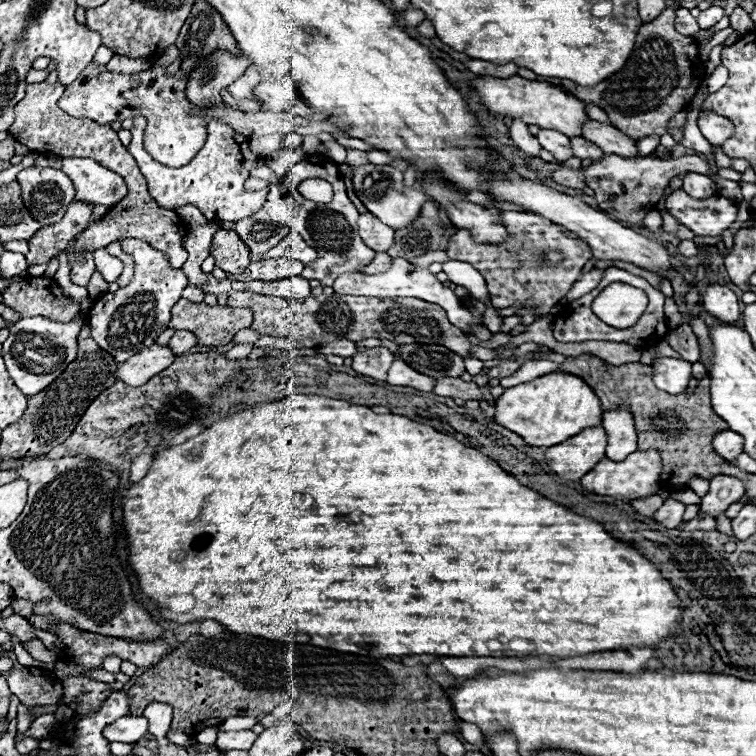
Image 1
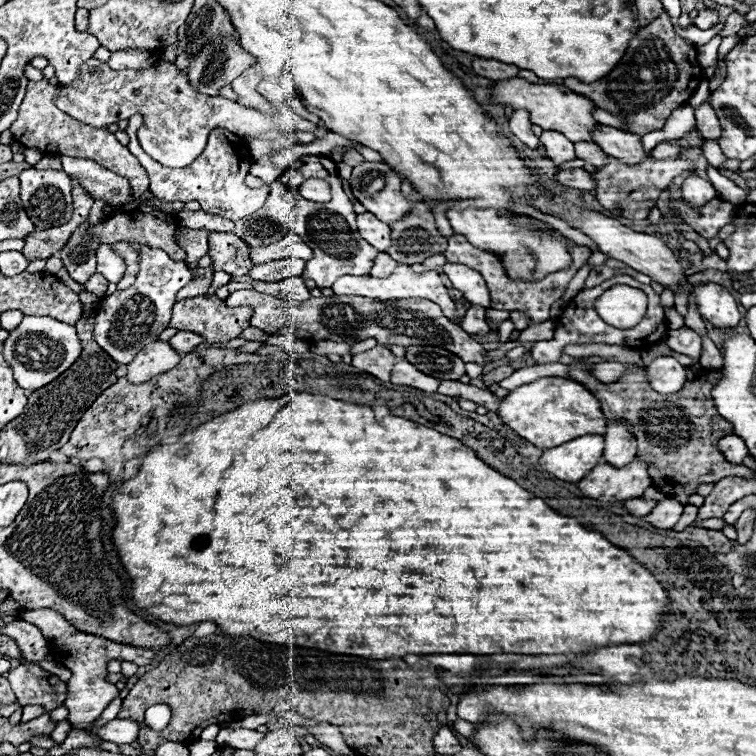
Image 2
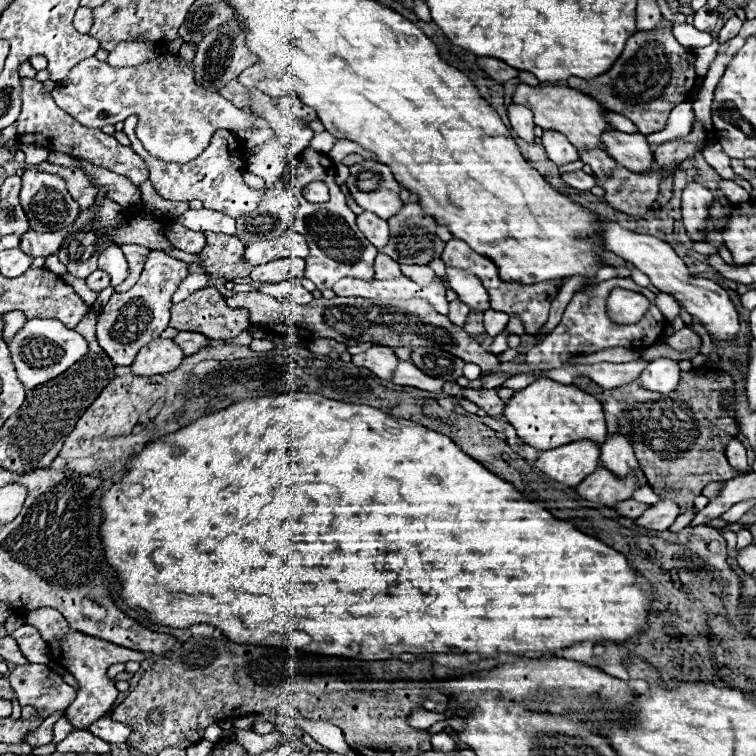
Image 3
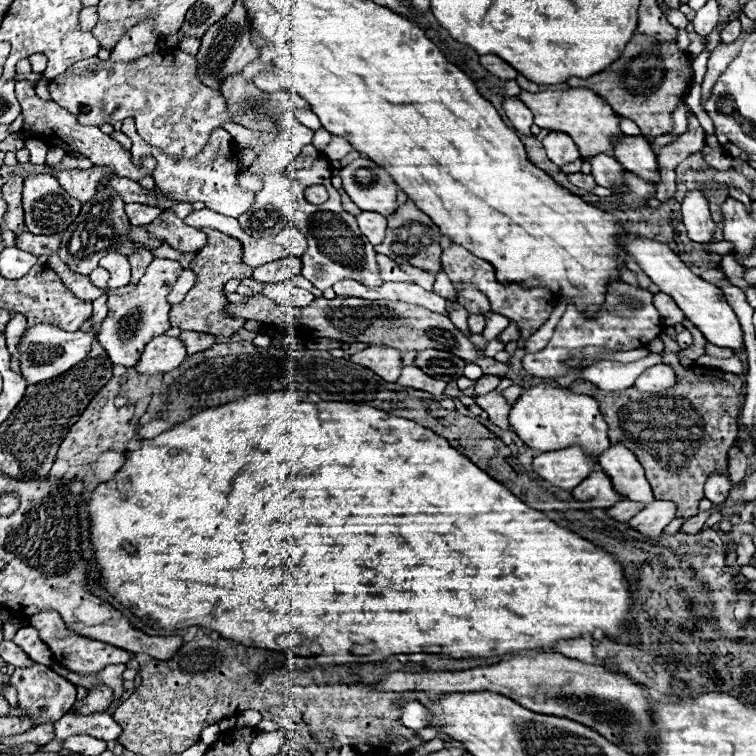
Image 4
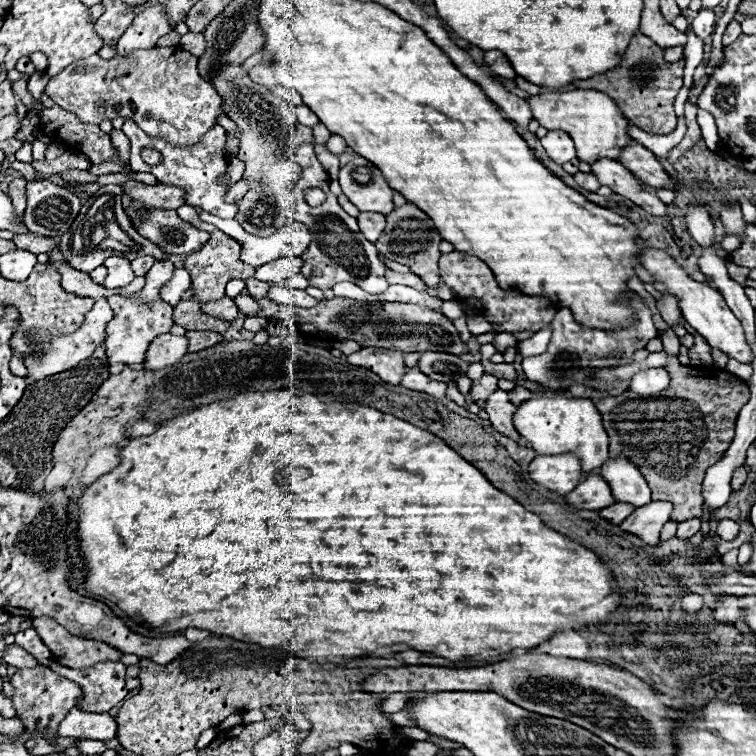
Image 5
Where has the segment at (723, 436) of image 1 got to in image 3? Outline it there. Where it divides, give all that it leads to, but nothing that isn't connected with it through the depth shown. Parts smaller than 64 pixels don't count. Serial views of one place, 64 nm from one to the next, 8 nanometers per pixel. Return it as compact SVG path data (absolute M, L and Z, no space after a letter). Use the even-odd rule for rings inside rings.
M732 438L728 444L726 444L726 458L728 462L732 464L732 468L740 470L740 472L746 472L748 470L748 460L746 460L746 448L742 446L742 442L738 438Z

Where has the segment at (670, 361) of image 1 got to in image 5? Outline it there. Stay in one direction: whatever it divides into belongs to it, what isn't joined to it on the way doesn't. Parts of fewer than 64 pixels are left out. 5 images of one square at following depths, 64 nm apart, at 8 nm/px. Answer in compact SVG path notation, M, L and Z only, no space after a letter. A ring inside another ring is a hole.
M650 368L642 370L632 378L630 390L642 396L652 396L666 390L670 384L670 374L664 368Z

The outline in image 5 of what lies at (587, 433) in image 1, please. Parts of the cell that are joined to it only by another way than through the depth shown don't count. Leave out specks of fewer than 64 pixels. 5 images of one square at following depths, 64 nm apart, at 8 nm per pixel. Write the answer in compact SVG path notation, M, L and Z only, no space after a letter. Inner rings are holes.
M552 454L536 456L530 462L530 474L534 482L554 490L558 494L568 494L582 480L582 464L576 454Z

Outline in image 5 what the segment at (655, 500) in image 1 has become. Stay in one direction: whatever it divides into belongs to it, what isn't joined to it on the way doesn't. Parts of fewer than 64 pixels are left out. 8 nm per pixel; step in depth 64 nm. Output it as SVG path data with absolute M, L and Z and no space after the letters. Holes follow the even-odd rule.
M616 502L616 504L608 506L608 508L602 508L600 516L610 520L610 522L614 522L614 524L622 524L632 514L632 510L636 510L636 506L624 504L624 502Z

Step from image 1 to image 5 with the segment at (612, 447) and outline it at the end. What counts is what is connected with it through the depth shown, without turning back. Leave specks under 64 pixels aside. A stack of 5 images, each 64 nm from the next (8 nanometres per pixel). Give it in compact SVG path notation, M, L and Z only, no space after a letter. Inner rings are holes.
M628 456L608 458L606 464L602 464L600 474L604 476L604 480L608 480L616 502L634 506L644 506L650 502L650 488L636 464L628 460Z

